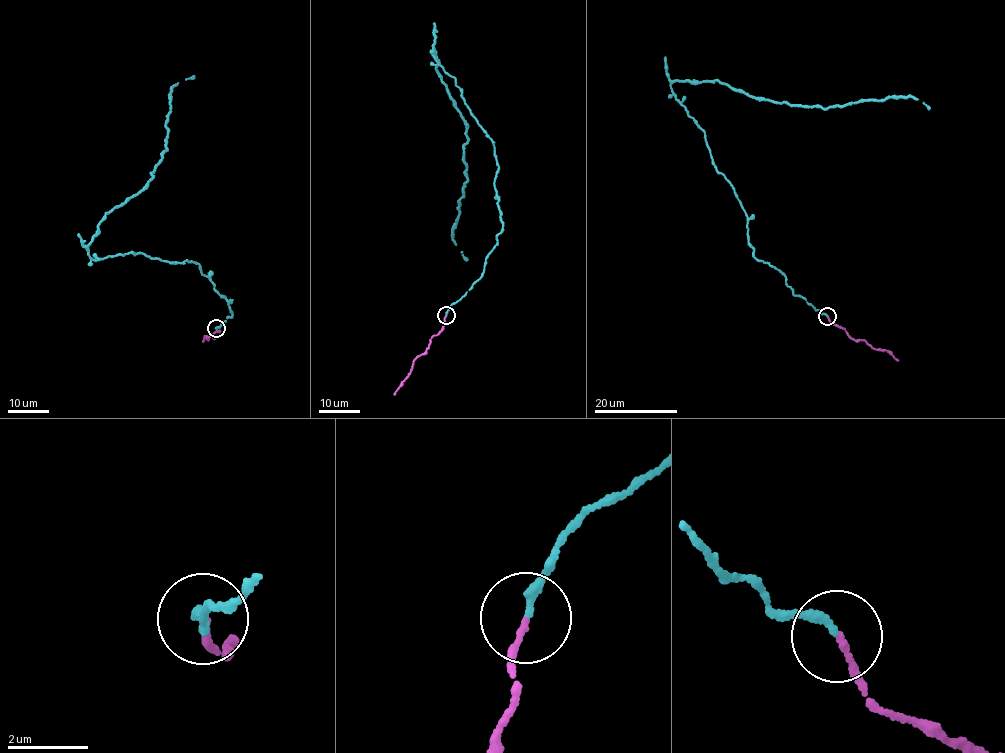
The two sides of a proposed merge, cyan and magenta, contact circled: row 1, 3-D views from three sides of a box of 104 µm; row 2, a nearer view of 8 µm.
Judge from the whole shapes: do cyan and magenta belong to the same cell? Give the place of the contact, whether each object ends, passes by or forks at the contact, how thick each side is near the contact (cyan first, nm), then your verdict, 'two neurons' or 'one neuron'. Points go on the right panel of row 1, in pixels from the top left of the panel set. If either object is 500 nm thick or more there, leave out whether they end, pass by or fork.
at (827, 316); cyan ends there; magenta ends there; 220 nm thick on the cyan side, 140 nm on the other; one neuron

